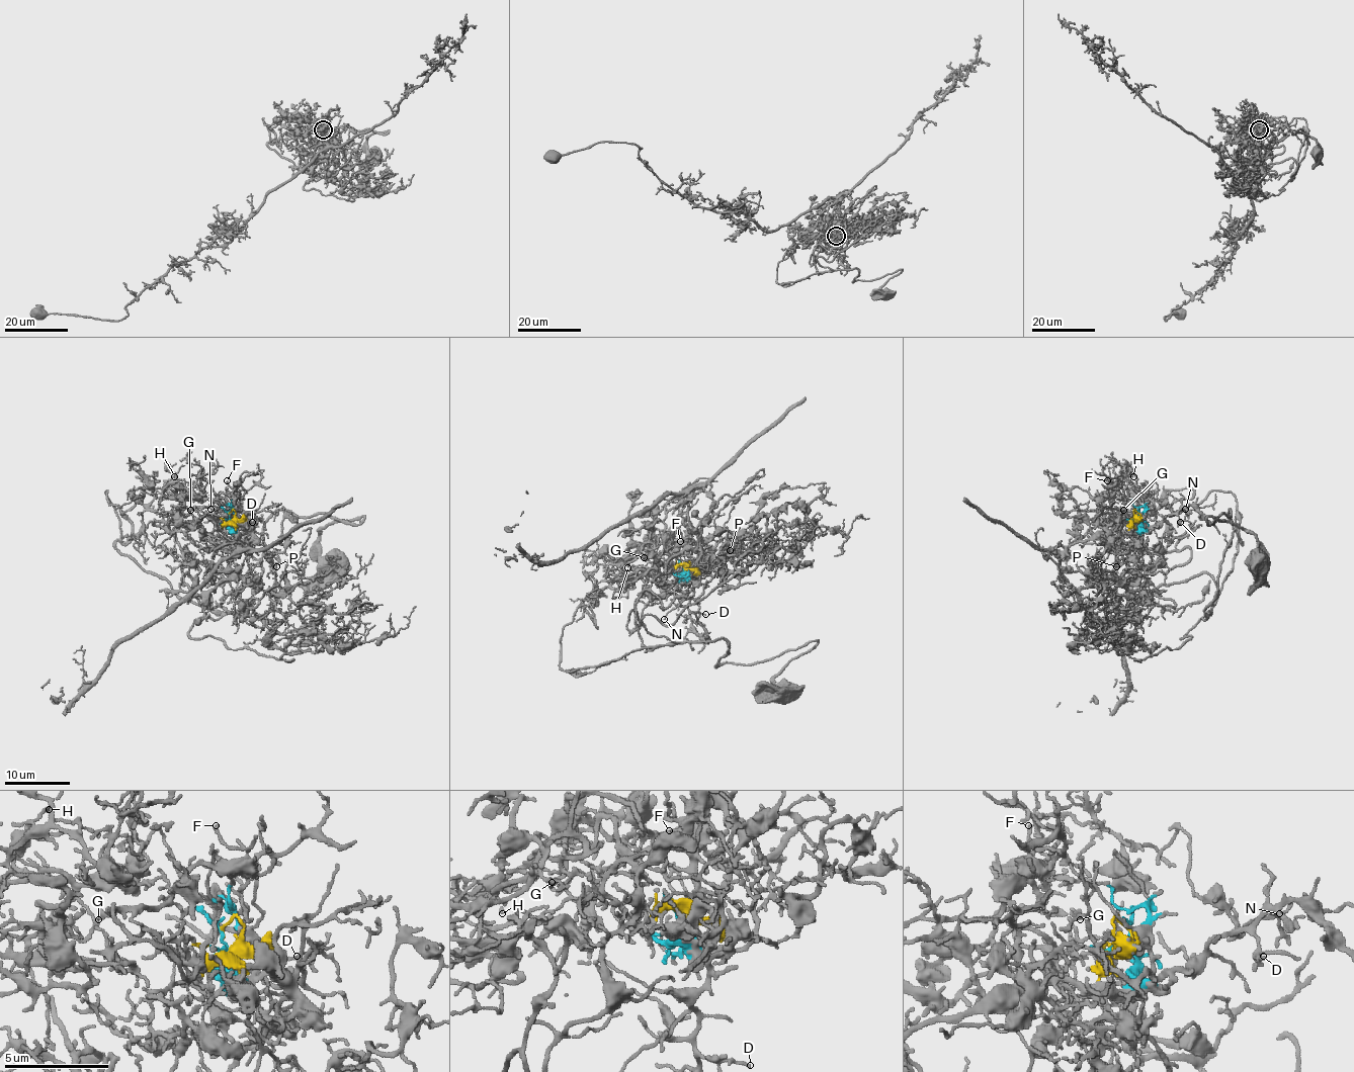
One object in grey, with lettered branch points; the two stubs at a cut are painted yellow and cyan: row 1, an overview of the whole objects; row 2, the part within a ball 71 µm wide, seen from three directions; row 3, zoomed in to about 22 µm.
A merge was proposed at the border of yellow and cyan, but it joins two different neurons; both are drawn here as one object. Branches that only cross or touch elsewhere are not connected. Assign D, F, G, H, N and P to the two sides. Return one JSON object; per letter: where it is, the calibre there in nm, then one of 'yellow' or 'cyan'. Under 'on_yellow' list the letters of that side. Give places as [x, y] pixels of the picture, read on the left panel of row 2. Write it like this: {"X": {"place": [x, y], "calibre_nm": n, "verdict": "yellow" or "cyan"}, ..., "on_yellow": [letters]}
{"D": {"place": [252, 522], "calibre_nm": 90, "verdict": "cyan"}, "F": {"place": [227, 480], "calibre_nm": 140, "verdict": "yellow"}, "G": {"place": [190, 510], "calibre_nm": 160, "verdict": "yellow"}, "H": {"place": [174, 476], "calibre_nm": 120, "verdict": "yellow"}, "N": {"place": [210, 509], "calibre_nm": 120, "verdict": "cyan"}, "P": {"place": [276, 566], "calibre_nm": 80, "verdict": "yellow"}, "on_yellow": ["F", "G", "H", "P"]}

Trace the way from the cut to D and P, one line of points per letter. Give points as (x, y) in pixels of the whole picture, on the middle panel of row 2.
D: (683, 572), (692, 589), (688, 594), (688, 608), (705, 615)
P: (683, 572), (681, 565), (676, 570), (681, 564), (675, 567), (686, 567), (692, 578), (730, 549)

